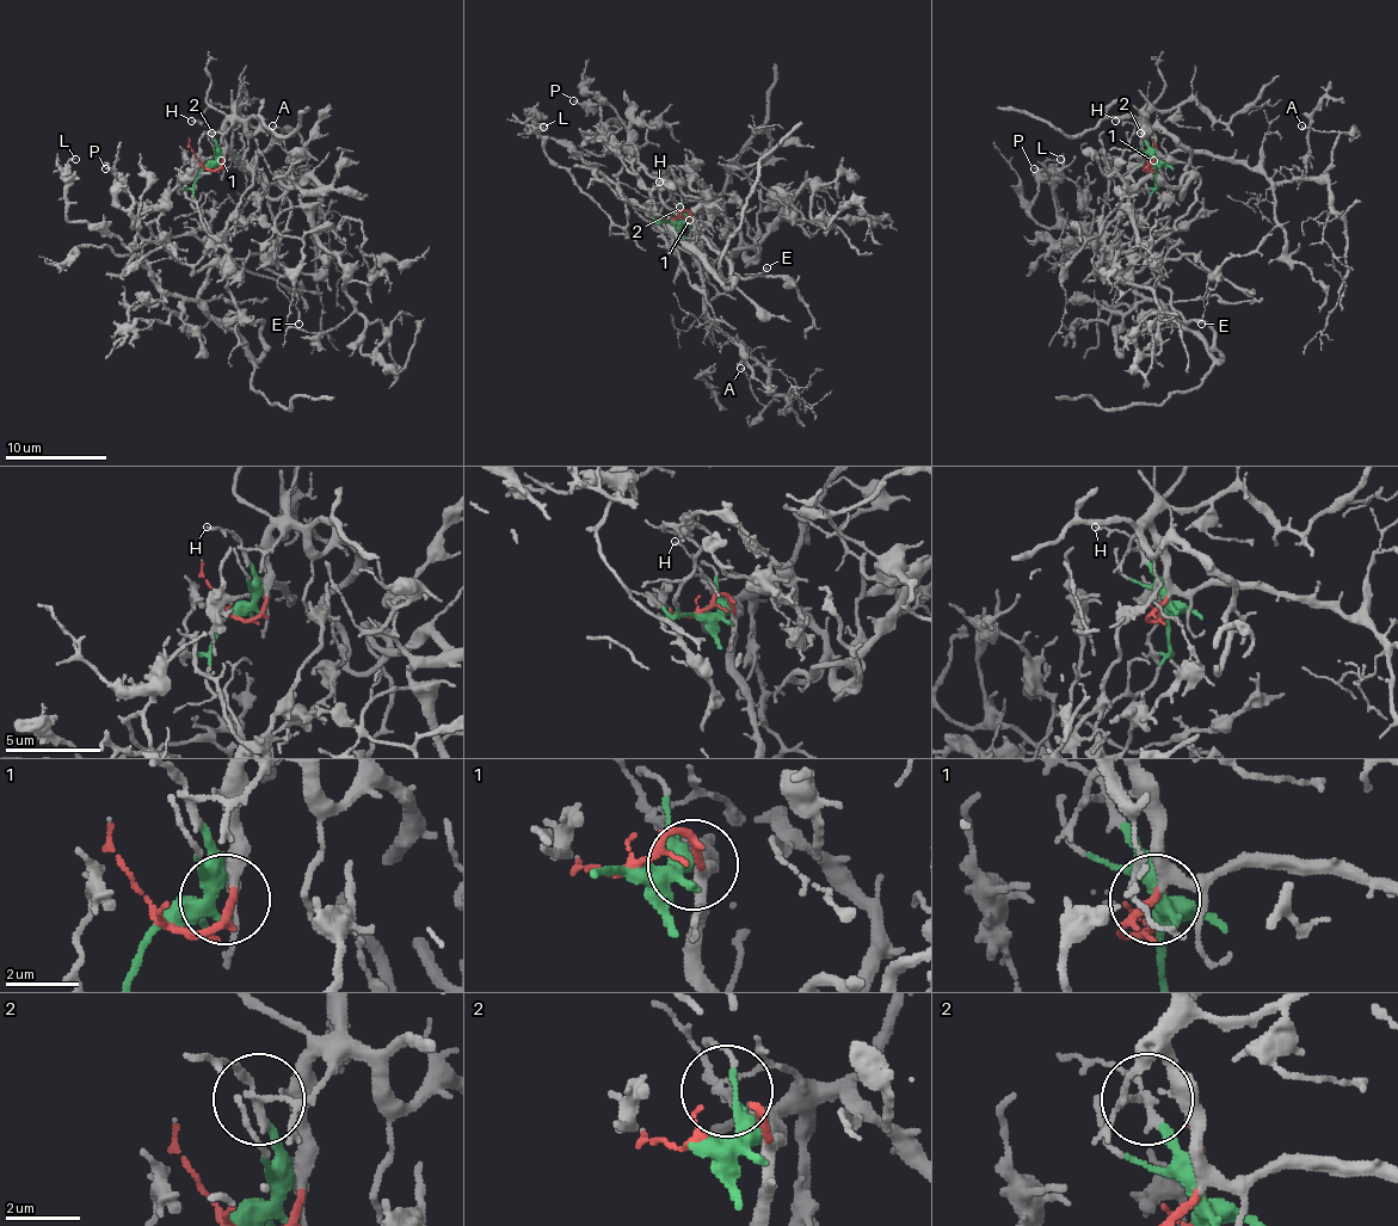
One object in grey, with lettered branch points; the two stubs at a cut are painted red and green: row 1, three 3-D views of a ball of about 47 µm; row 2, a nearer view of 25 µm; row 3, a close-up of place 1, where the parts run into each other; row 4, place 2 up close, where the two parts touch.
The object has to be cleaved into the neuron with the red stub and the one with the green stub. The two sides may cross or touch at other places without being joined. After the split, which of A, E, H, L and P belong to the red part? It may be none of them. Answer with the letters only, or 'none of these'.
A

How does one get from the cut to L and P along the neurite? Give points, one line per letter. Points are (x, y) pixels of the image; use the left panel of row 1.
L: (203, 166), (190, 204), (211, 247), (190, 272), (208, 268), (180, 299), (116, 236), (68, 219), (75, 158)
P: (203, 166), (190, 201), (211, 247), (194, 265), (140, 234), (127, 184), (106, 168)

